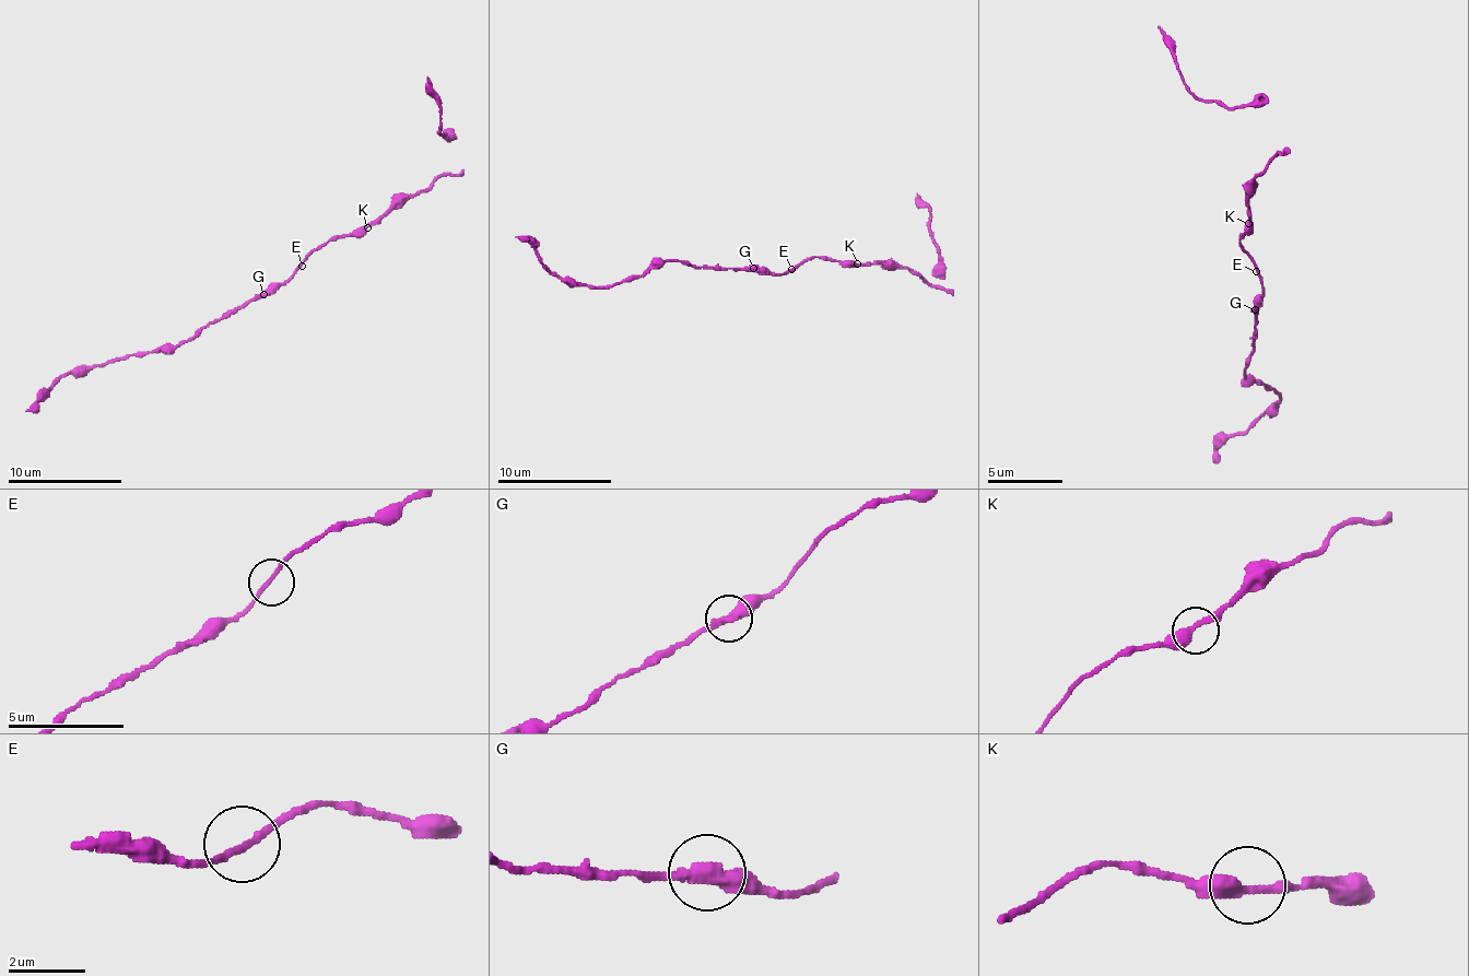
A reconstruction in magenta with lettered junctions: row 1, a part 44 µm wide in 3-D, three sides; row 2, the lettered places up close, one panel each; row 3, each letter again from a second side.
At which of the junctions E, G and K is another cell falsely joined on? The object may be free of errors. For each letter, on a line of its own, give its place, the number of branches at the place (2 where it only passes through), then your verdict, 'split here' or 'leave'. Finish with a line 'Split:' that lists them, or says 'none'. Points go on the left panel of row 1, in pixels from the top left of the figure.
E: place (302, 266); branches 2; leave
G: place (263, 294); branches 2; leave
K: place (367, 227); branches 2; leave
Split: none

